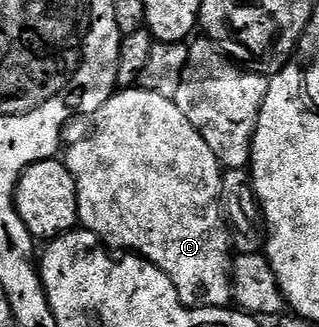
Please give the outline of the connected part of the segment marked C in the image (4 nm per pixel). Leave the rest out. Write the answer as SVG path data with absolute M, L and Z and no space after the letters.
M135 85L119 90L110 96L109 101L92 116L94 132L87 139L78 139L70 148L64 151L64 162L76 181L76 193L78 194L78 222L85 230L98 236L103 243L111 248L123 247L123 252L133 253L135 256L146 259L152 265L156 265L172 281L174 292L178 294L178 300L185 307L224 307L229 308L232 303L232 236L222 209L222 176L224 168L219 163L216 153L208 149L208 141L196 133L192 121L180 113L180 109L174 104L173 98L161 96L160 93L146 91L145 88Z

